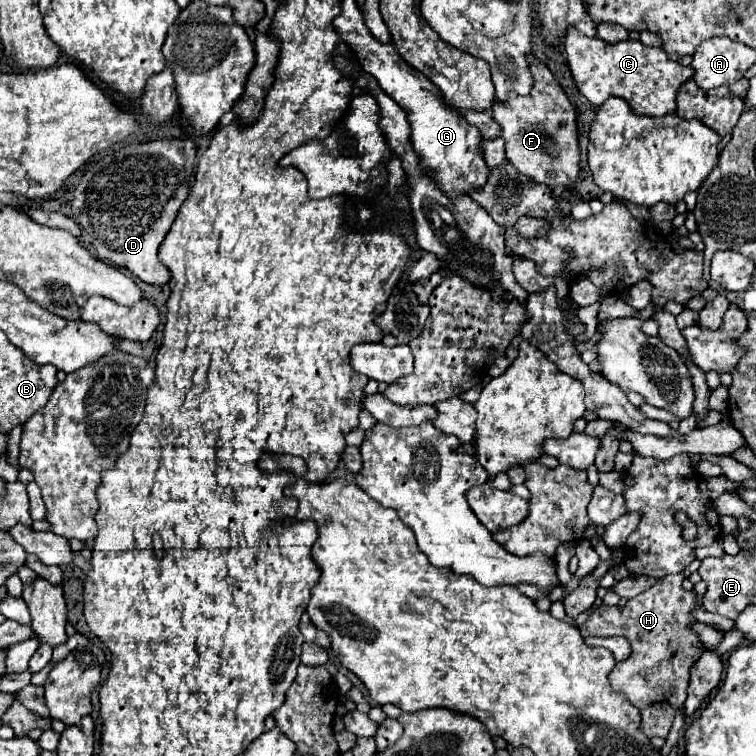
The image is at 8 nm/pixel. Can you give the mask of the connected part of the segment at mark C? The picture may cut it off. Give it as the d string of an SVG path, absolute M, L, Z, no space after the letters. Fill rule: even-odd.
M573 27L567 31L565 51L567 51L567 65L569 65L571 73L573 73L573 81L575 81L577 89L595 107L603 105L609 97L621 97L621 99L625 99L629 103L629 107L637 115L647 115L647 117L671 115L671 113L675 113L675 105L677 105L675 103L675 97L677 97L677 91L681 89L683 83L687 83L693 77L693 67L683 67L677 61L671 61L657 47L647 47L641 41L631 41L631 39L609 45L609 43L601 41L599 37L587 37L585 33L581 33L581 31L573 29Z

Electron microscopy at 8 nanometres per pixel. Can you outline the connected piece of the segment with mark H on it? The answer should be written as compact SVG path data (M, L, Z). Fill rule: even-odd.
M681 573L665 575L651 589L629 599L625 609L601 605L579 627L583 637L621 635L631 643L631 657L615 665L609 681L615 691L627 695L627 699L641 711L641 729L647 737L667 737L673 715L683 709L687 699L689 671L703 653L703 643L689 629L689 623L693 621L691 609L695 609L695 601L701 601L701 597L693 591L685 591L681 583Z

